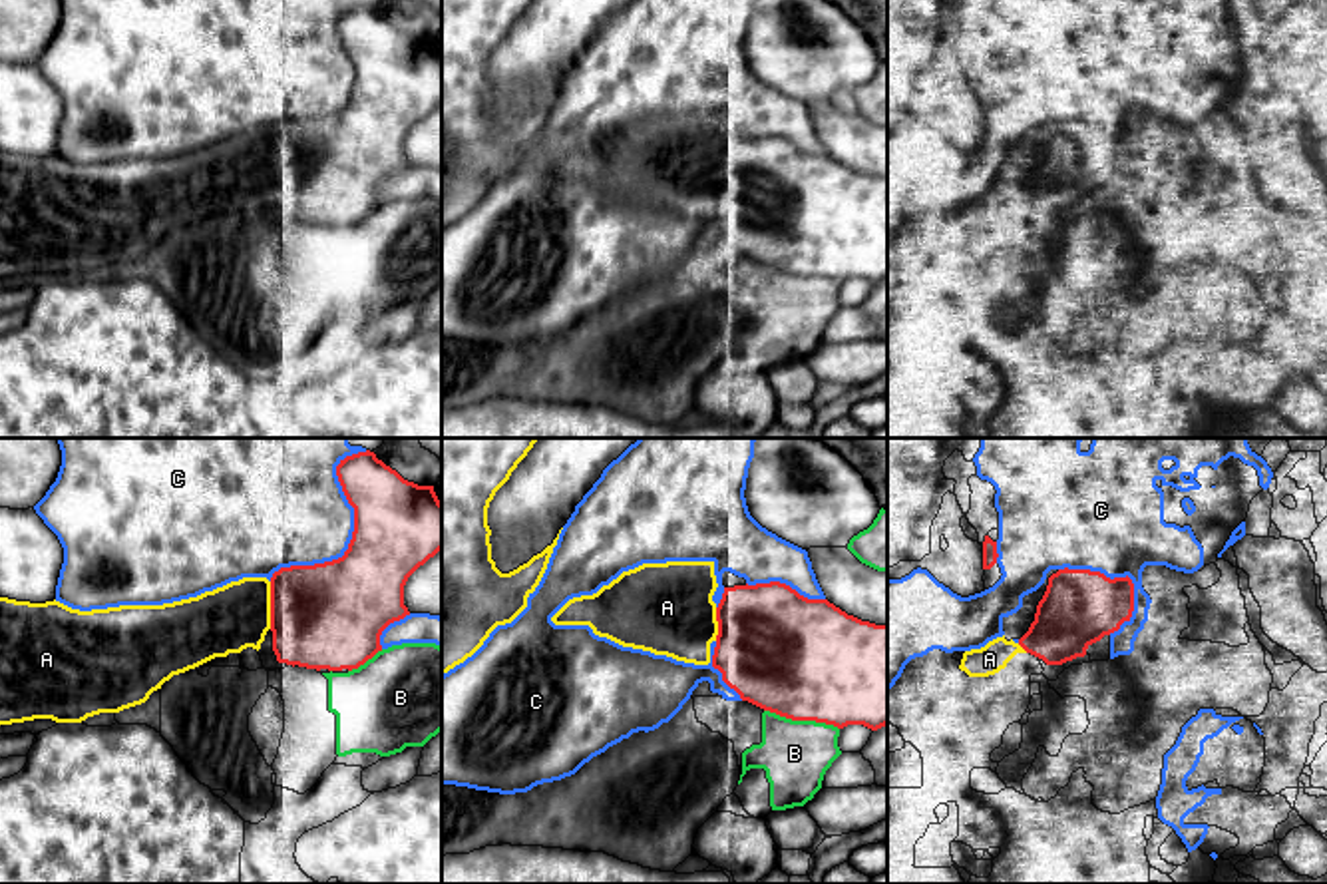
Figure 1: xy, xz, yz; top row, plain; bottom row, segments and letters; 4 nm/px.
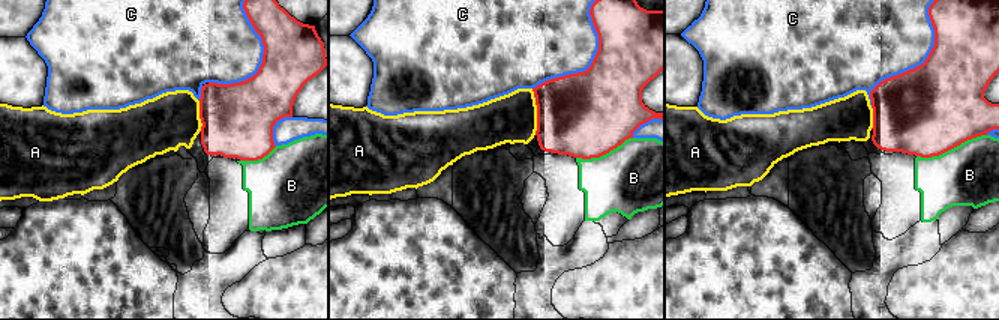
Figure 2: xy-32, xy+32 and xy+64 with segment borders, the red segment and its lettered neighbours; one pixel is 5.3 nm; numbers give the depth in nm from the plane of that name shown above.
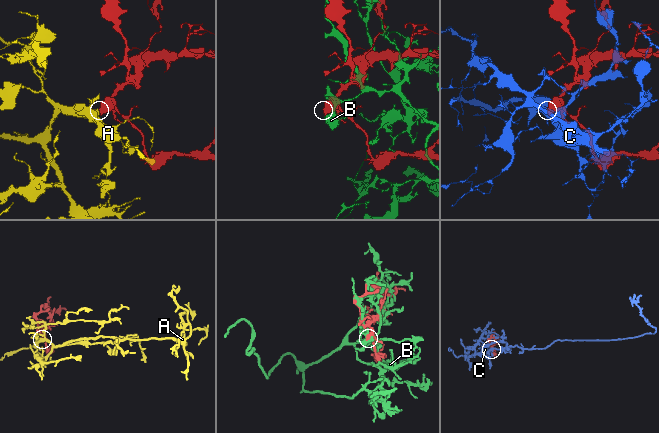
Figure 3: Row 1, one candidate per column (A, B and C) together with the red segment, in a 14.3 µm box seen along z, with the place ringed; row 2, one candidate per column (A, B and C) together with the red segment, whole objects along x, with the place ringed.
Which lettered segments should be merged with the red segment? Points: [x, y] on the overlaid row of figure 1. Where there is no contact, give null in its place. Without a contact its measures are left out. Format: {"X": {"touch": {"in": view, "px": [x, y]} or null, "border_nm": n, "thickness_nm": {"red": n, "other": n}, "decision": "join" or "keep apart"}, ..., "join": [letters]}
{"A": {"touch": {"in": "xy", "px": [271, 606]}, "border_nm": 190, "thickness_nm": {"red": 440, "other": 280}, "decision": "join"}, "B": {"touch": {"in": "xz", "px": [802, 719]}, "border_nm": 320, "thickness_nm": {"red": 500, "other": 280}, "decision": "keep apart"}, "C": {"touch": {"in": "xy", "px": [353, 534]}, "border_nm": 650, "thickness_nm": {"red": 360, "other": 420}, "decision": "keep apart"}, "join": ["A"]}

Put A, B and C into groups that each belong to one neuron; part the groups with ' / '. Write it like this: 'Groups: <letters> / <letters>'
Groups: A / B / C

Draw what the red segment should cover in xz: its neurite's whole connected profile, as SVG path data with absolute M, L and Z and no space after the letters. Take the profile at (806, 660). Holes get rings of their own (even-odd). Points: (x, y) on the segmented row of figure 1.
M714 561L643 563L593 595L569 599L551 621L589 625L595 635L623 647L694 665L710 663L742 701L792 721L816 721L838 729L863 725L871 731L887 725L887 625L861 621L828 599L808 599L780 581L724 587L718 605L712 601L716 587Z

